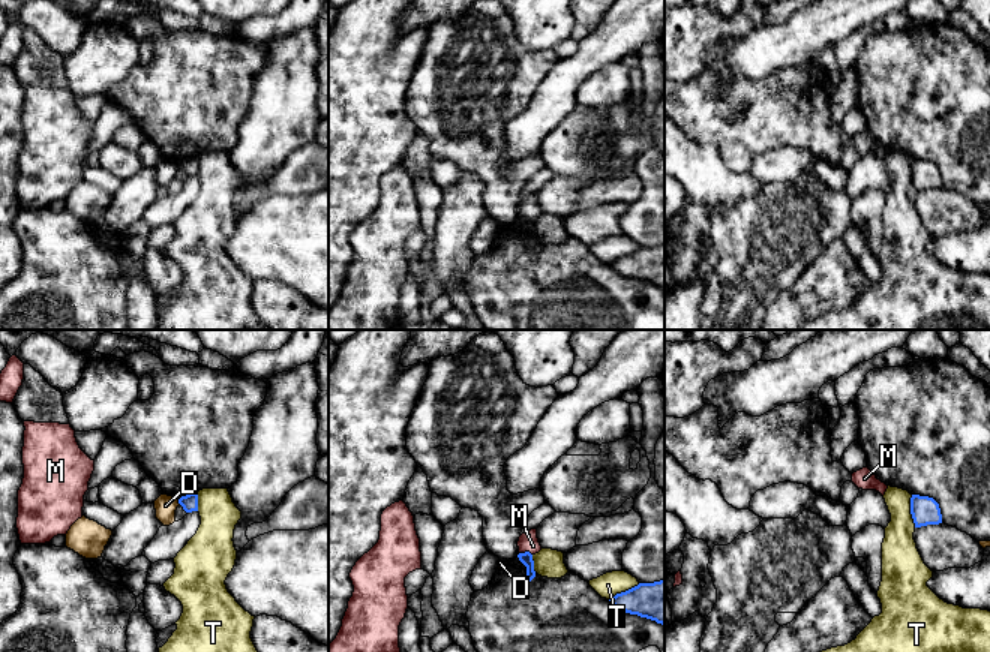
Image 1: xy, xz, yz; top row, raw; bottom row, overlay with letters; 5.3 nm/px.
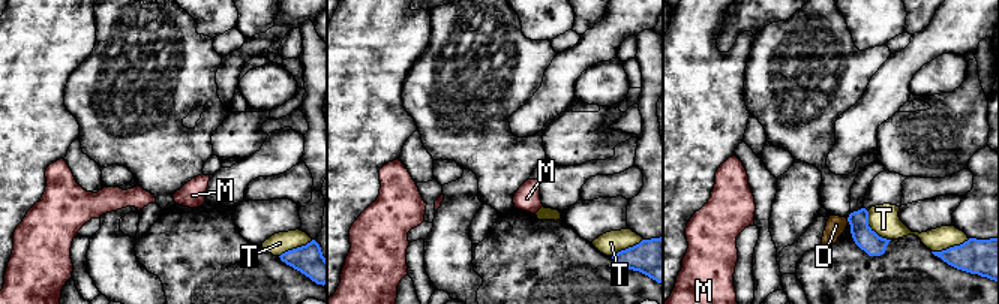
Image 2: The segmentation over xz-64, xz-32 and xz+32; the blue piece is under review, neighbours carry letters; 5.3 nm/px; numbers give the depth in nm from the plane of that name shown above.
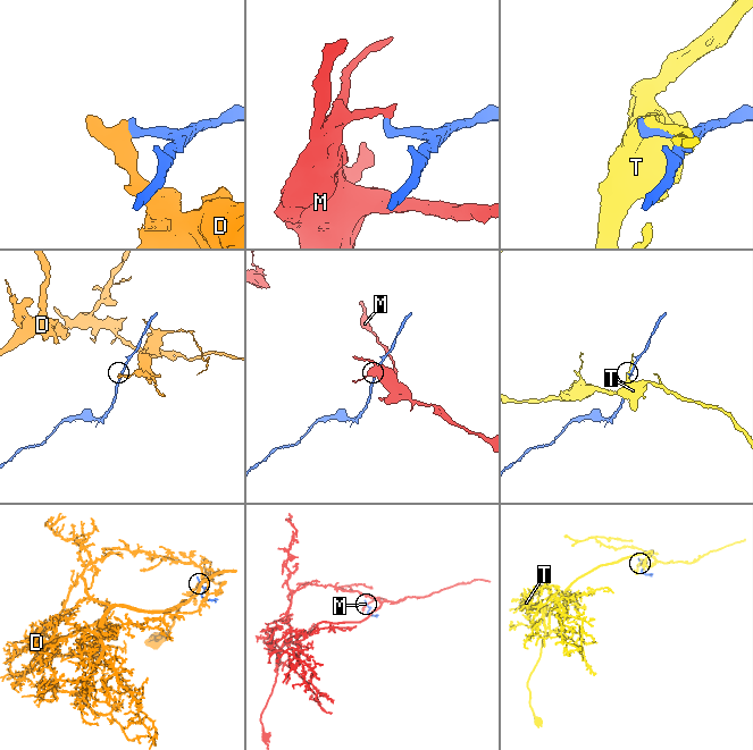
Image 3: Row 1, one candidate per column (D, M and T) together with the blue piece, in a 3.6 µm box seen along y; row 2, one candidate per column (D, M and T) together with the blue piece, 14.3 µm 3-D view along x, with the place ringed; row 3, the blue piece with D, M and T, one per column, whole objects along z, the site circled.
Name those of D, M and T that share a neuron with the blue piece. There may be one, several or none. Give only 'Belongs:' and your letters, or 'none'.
Belongs: none

